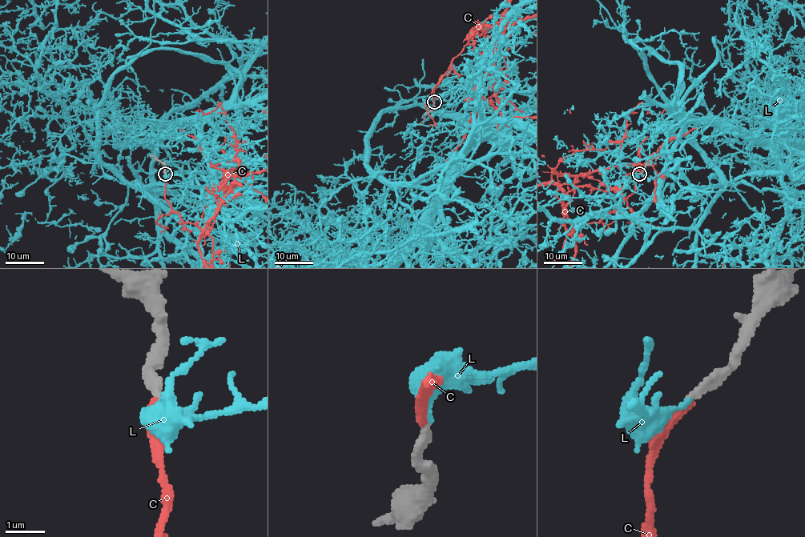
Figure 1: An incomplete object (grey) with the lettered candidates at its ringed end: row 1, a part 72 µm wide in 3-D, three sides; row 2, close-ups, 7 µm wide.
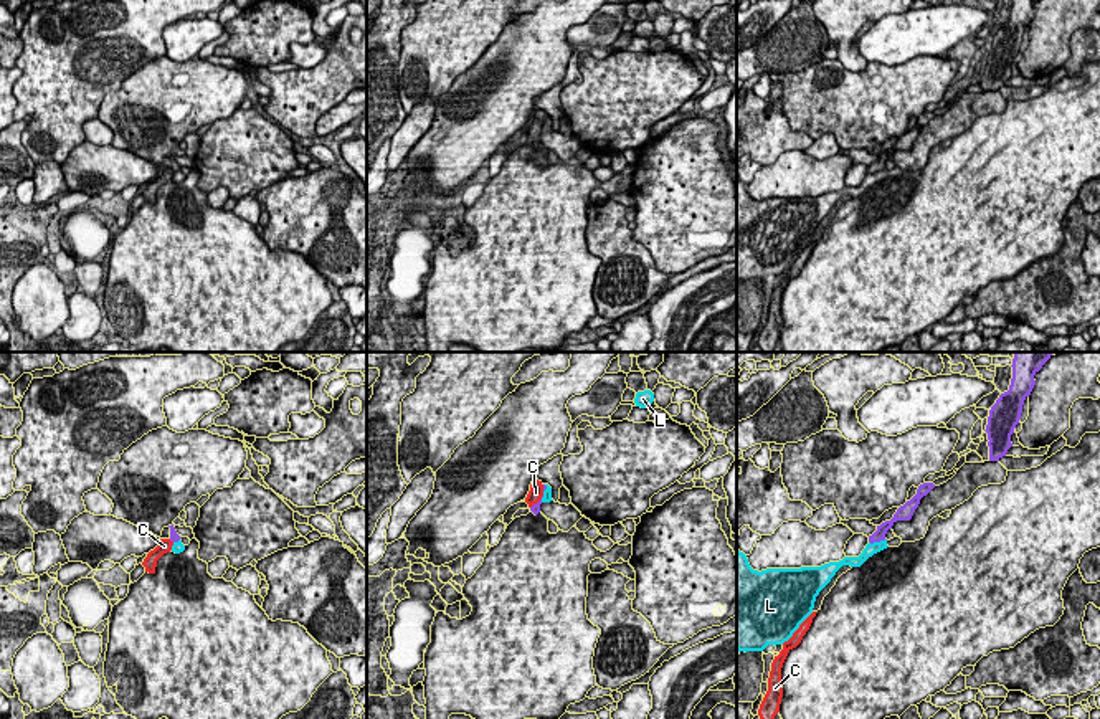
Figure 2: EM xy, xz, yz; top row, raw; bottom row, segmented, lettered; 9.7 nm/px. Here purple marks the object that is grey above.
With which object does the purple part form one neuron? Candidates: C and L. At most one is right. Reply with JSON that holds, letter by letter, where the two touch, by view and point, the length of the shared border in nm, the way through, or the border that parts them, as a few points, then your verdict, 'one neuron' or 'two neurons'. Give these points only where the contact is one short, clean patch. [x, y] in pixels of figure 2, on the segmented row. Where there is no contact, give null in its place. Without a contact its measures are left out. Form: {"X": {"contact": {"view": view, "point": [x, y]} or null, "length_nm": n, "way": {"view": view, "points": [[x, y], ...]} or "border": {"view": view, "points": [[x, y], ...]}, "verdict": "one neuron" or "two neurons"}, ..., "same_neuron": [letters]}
{"C": {"contact": {"view": "xz", "point": [539, 501]}, "length_nm": 190, "way": {"view": "xz", "points": [[535, 508], [539, 501], [535, 493]]}, "verdict": "one neuron"}, "L": {"contact": {"view": "yz", "point": [877, 541]}, "length_nm": 180, "border": {"view": "yz", "points": [[886, 539], [869, 542]]}, "verdict": "two neurons"}, "same_neuron": ["C"]}

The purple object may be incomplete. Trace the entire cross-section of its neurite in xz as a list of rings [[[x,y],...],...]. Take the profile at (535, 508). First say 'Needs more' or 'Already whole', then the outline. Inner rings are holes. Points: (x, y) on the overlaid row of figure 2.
Needs more. [[[537,478],[530,484],[530,491],[525,498],[525,502],[529,504],[530,511],[535,516],[540,512],[540,504],[542,504],[542,498],[543,498],[545,489],[547,489],[547,486],[542,481],[538,481]]]

